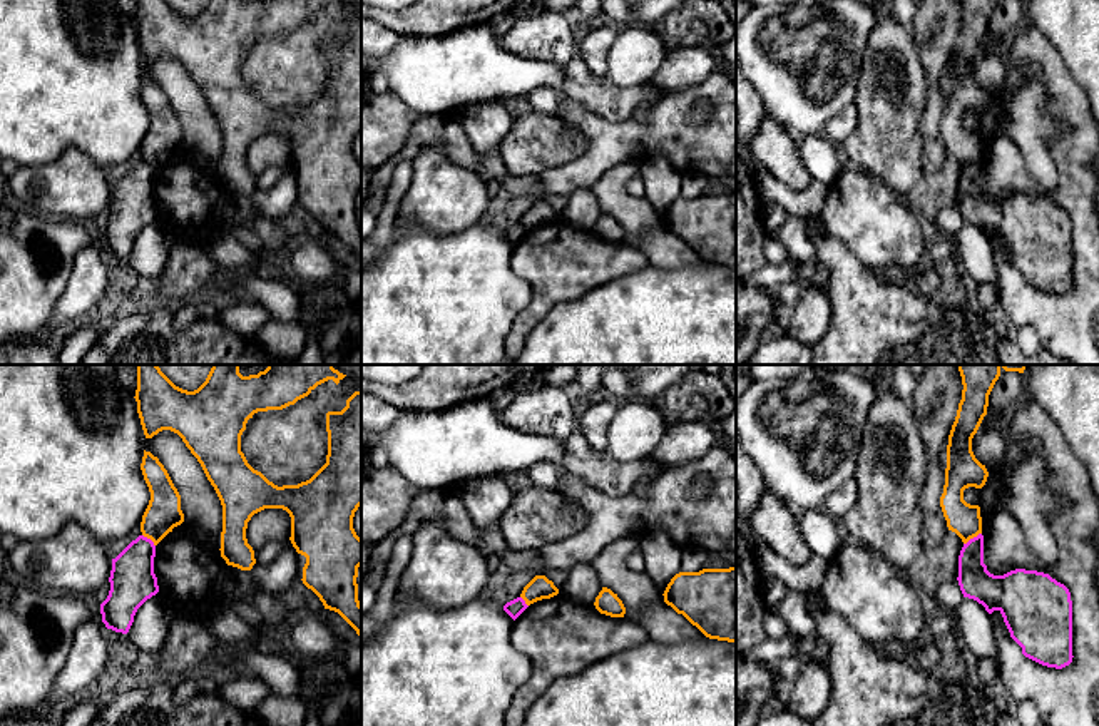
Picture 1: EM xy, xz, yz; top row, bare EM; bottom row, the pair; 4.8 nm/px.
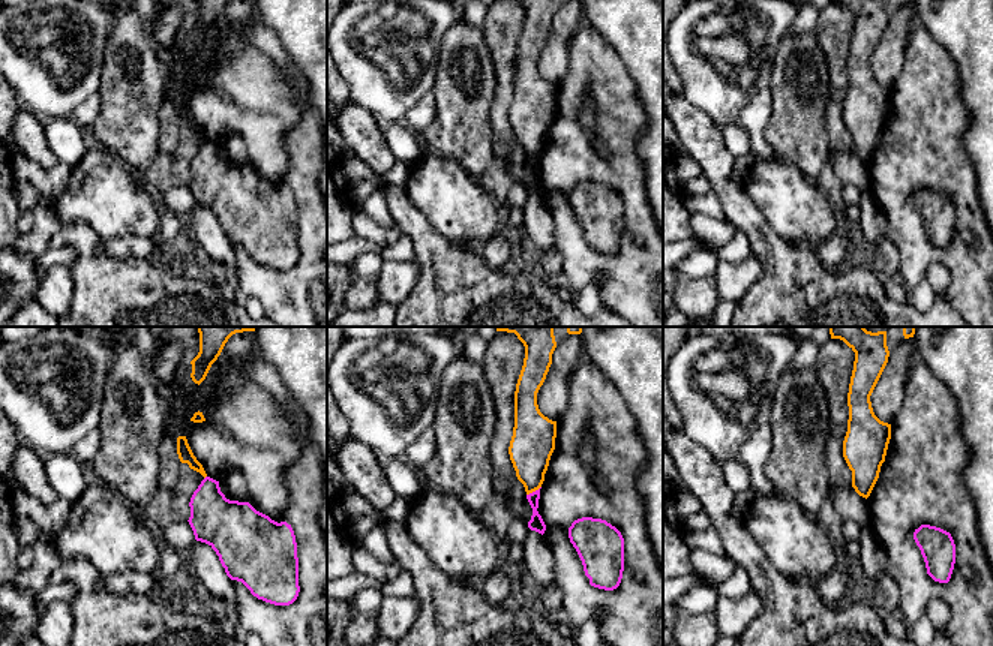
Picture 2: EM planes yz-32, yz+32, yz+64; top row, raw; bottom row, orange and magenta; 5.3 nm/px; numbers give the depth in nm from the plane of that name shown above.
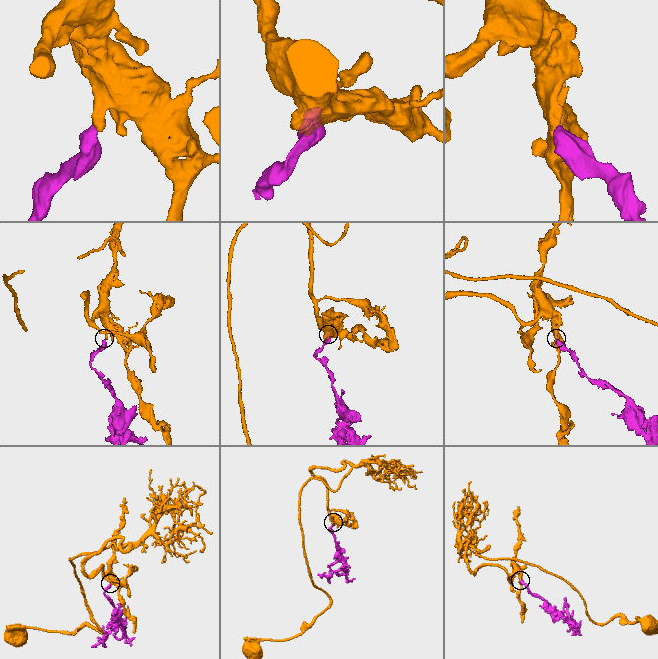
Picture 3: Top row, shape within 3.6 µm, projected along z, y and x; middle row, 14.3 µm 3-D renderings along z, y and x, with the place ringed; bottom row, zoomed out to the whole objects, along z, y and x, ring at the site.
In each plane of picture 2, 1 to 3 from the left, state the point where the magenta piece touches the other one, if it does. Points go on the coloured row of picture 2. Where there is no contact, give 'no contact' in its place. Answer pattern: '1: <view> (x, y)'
1: no contact
2: yz+32 (533, 490)
3: no contact

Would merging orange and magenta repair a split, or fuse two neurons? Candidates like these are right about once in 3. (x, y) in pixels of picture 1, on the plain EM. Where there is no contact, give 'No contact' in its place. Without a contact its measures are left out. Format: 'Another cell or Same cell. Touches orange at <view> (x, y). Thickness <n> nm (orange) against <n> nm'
Another cell. Touches orange at yz (972, 163). Thickness 160 nm (orange) against 160 nm

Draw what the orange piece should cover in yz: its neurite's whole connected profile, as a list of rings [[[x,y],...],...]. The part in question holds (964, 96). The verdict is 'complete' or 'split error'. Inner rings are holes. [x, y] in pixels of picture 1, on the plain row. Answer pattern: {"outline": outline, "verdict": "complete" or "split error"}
{"outline": [[[960,0],[962,25],[947,70],[945,110],[940,132],[948,156],[964,169],[982,159],[980,132],[964,125],[969,112],[982,114],[989,97],[972,77],[972,64],[987,40],[989,20],[1000,0]]], "verdict": "complete"}

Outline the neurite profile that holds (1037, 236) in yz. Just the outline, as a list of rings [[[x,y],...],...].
[[[984,161],[964,169],[958,181],[958,211],[964,222],[974,224],[989,239],[999,236],[1010,263],[1022,273],[1022,279],[1042,291],[1062,294],[1072,288],[1072,226],[1069,214],[1037,196],[1015,194],[994,201],[984,189]]]

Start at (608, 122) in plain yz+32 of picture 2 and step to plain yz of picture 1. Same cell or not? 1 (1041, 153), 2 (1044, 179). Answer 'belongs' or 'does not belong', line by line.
1: does not belong
2: does not belong

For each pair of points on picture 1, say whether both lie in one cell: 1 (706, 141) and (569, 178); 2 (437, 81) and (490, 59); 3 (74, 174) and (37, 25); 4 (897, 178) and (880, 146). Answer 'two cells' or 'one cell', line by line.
1: one cell
2: one cell
3: two cells
4: one cell

